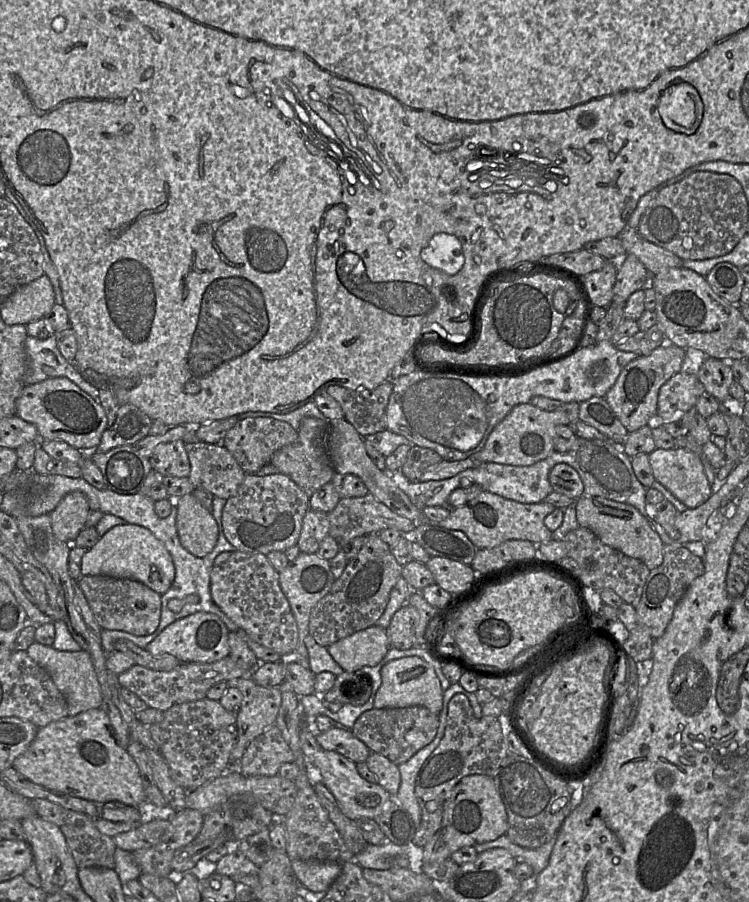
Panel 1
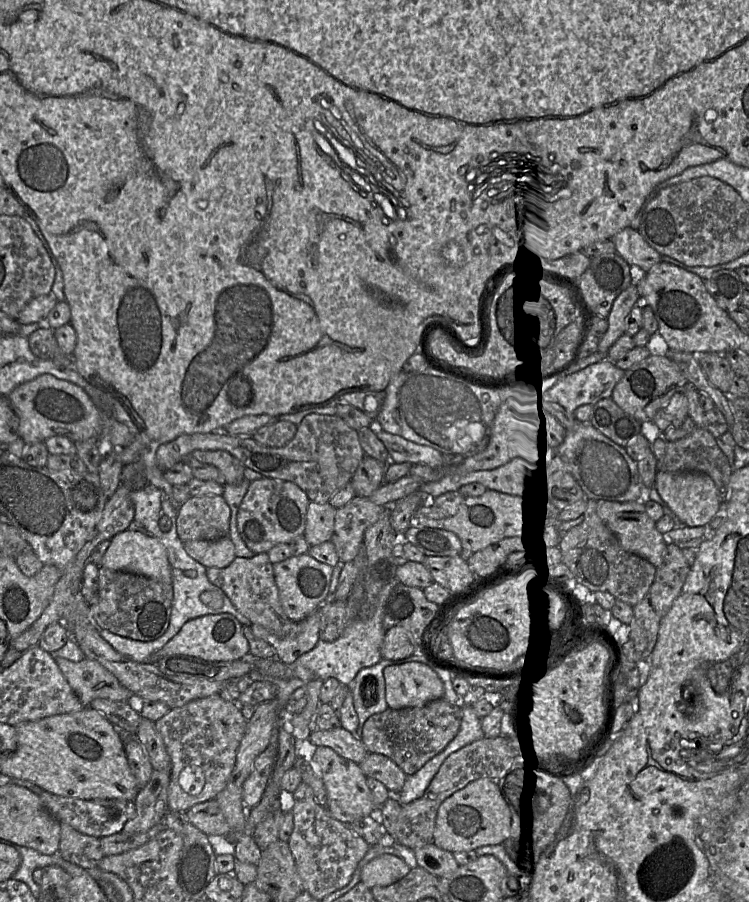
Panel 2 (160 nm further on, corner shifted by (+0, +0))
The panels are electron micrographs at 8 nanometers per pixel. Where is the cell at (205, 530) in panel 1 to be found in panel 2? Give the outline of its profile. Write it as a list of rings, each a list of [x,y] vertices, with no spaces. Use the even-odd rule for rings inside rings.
[[[229,537],[215,541],[190,540],[184,542],[186,552],[206,568],[225,568],[235,558],[234,544]]]

